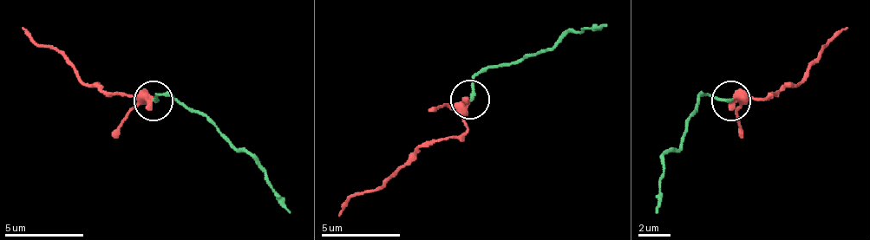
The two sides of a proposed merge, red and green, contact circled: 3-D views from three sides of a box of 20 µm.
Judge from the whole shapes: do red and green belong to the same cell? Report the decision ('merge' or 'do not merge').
merge

